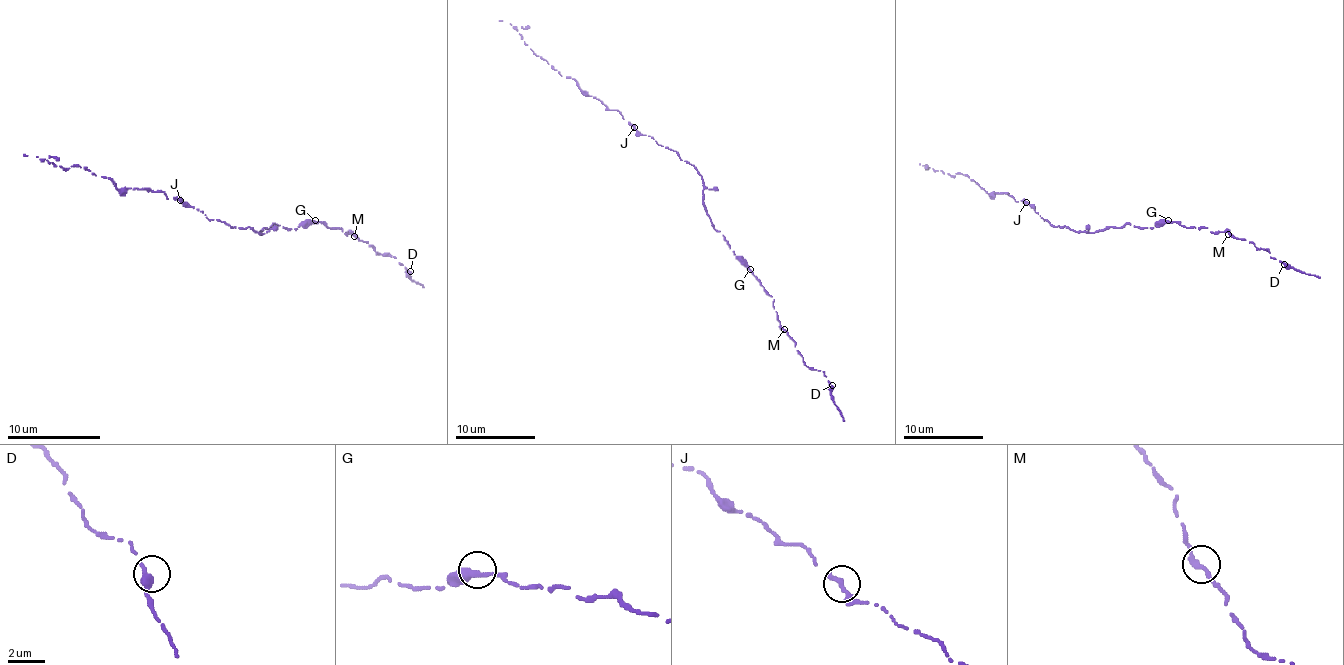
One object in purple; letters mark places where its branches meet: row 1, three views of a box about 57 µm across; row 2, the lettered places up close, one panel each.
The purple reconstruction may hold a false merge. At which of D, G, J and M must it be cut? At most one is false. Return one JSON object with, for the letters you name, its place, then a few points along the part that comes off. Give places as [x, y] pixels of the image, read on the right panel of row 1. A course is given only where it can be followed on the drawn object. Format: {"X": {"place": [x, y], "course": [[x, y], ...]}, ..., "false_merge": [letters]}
{"false_merge": []}

